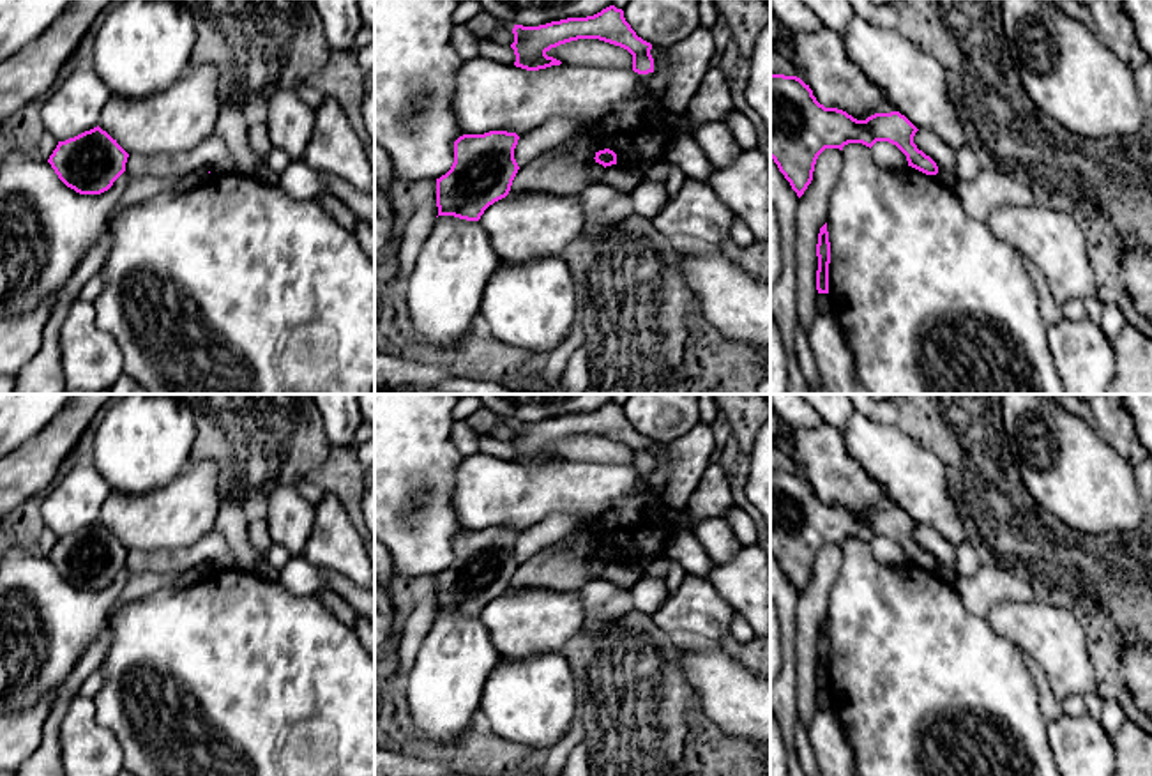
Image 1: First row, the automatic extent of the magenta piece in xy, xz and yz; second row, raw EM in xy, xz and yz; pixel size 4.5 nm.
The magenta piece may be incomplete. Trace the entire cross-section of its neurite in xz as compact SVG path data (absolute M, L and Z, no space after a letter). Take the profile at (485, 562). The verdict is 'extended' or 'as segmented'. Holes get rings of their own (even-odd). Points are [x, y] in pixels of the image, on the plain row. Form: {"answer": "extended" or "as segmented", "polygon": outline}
{"answer": "as segmented", "polygon": "M507 527L459 532L454 537L454 559L451 566L436 574L438 612L479 617L489 601L505 594L519 566L514 555L518 536L516 529Z"}

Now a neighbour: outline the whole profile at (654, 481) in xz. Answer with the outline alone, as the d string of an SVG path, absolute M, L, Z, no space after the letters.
M652 440L650 451L654 454L654 467L648 470L640 470L634 491L648 495L663 495L671 477L671 467L668 460L668 442Z

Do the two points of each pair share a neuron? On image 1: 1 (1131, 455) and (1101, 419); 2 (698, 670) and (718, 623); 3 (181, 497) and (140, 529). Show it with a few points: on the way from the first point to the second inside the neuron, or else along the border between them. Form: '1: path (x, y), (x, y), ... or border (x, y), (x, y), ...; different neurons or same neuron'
1: path (1128, 446), (1110, 428); same neuron
2: border (677, 637), (716, 646); different neurons
3: path (170, 508), (158, 520), (151, 522); same neuron

